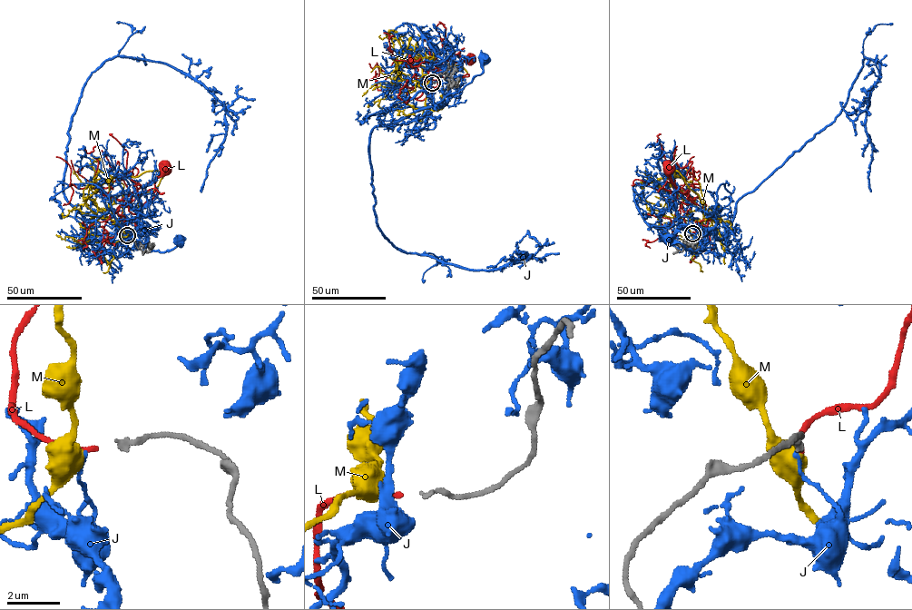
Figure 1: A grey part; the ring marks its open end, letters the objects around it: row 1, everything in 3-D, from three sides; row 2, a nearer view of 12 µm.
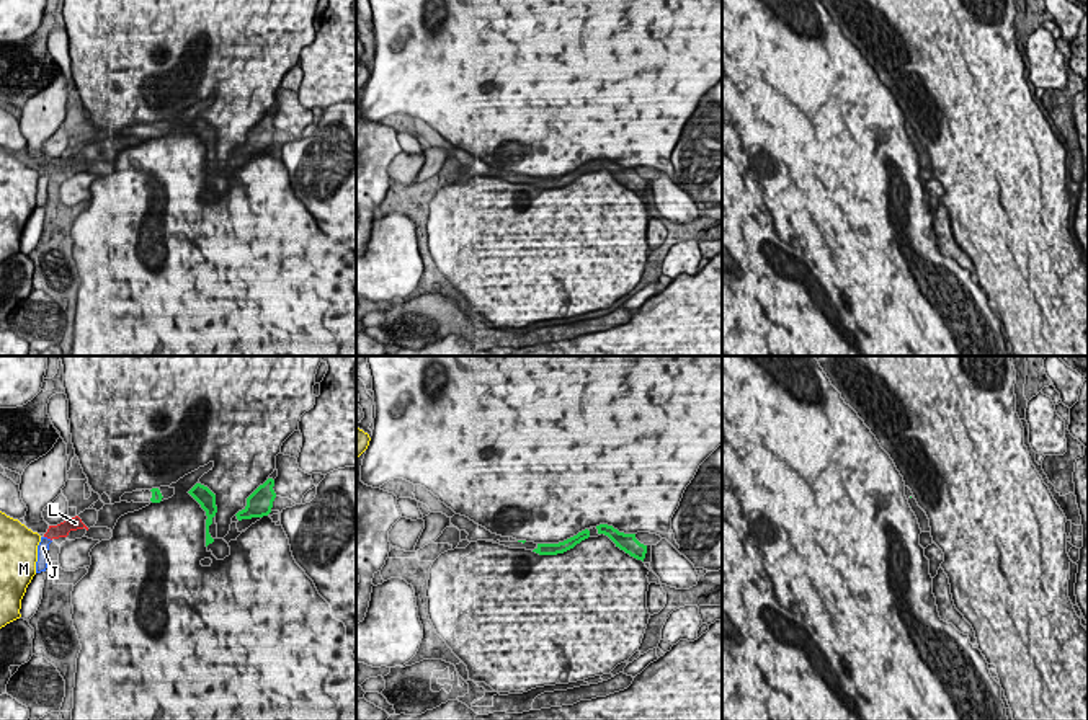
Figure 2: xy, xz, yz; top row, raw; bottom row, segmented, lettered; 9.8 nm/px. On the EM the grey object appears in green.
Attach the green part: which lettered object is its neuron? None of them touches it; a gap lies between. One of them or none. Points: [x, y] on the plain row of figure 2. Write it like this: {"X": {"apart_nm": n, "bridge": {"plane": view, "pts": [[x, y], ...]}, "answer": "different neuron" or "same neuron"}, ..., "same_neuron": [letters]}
{"J": {"apart_nm": 1050, "bridge": {"plane": "xy", "pts": [[151, 134], [51, 175]]}, "answer": "different neuron"}, "L": {"apart_nm": 700, "bridge": {"plane": "xy", "pts": [[151, 134], [87, 162]]}, "answer": "same neuron"}, "M": {"apart_nm": 1150, "bridge": {"plane": "xy", "pts": [[151, 134], [40, 170]]}, "answer": "different neuron"}, "same_neuron": ["L"]}

